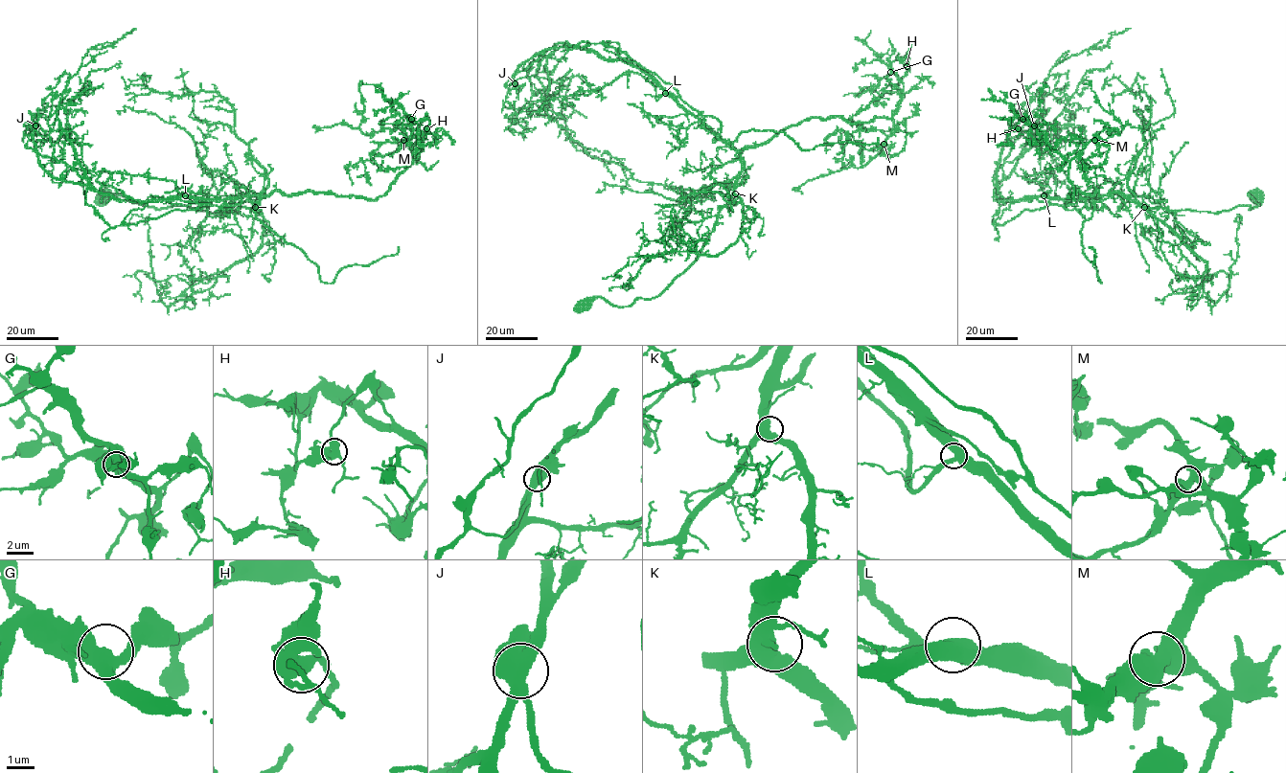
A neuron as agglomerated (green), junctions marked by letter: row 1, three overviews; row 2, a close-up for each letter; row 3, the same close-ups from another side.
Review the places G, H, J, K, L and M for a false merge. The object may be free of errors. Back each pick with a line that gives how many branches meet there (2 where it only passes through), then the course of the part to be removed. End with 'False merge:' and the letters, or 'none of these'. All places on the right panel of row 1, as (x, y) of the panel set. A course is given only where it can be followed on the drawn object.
J: Branches: 3. Course of the part to remove: (1034, 125), (994, 175), (993, 225), (1092, 200), (1081, 244), (1101, 283), (1089, 247)
False merge: J

